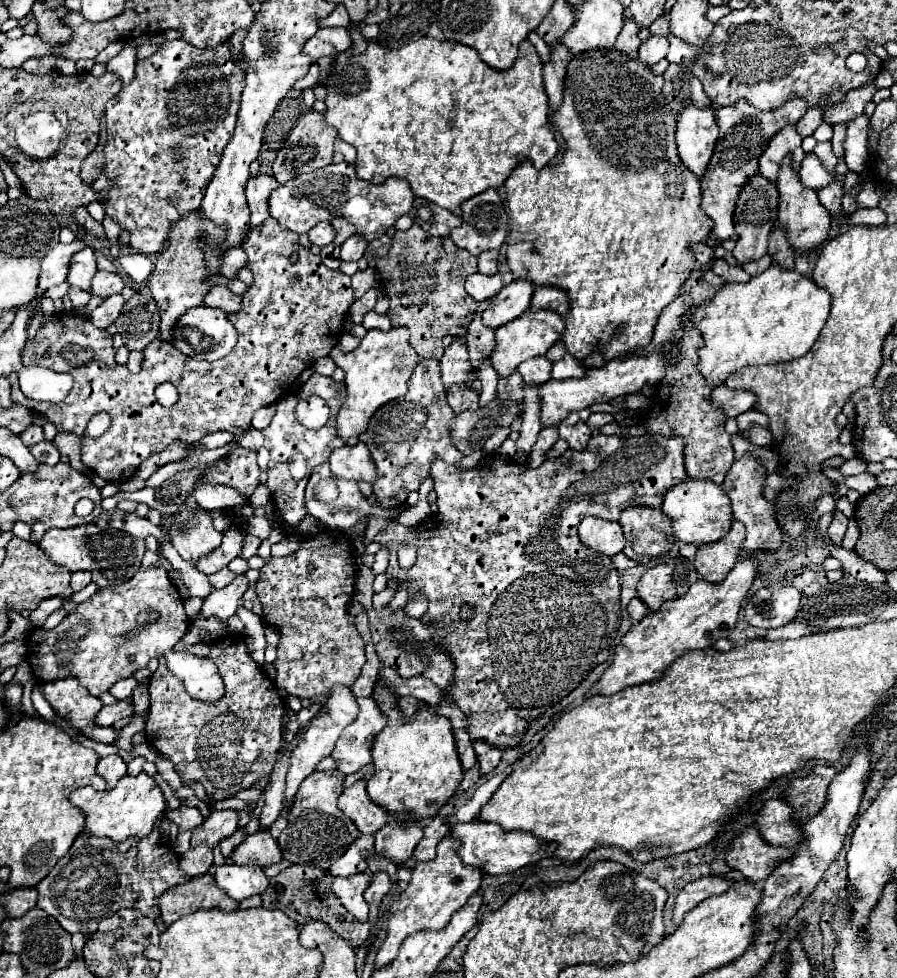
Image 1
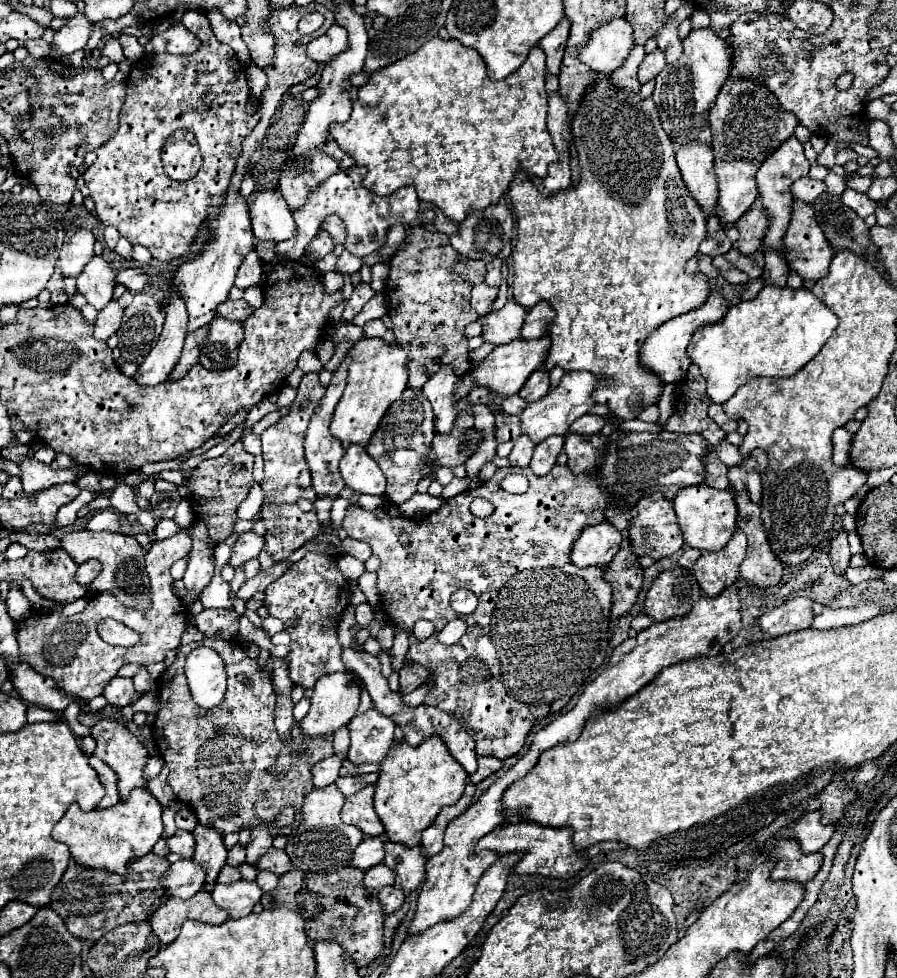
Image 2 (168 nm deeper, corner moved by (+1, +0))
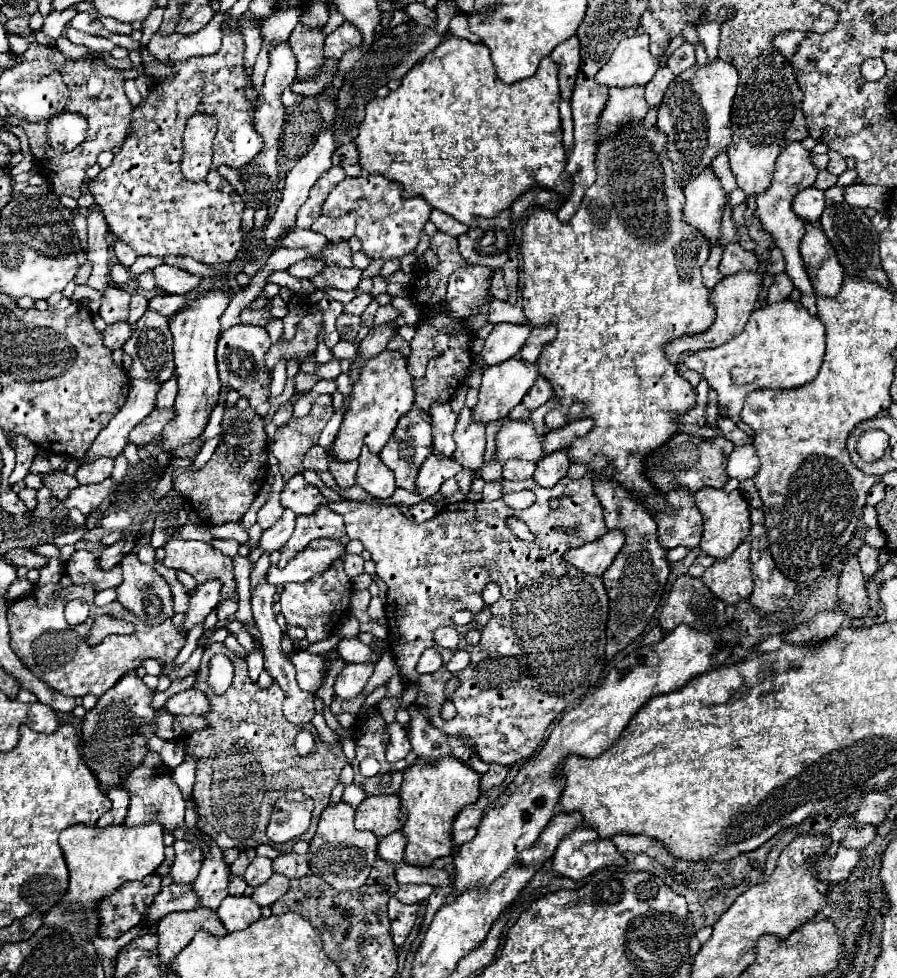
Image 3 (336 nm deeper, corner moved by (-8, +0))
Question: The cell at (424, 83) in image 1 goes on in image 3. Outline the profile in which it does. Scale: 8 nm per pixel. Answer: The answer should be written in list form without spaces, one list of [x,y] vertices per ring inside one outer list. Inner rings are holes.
[[[451,36],[421,58],[401,78],[397,90],[365,106],[365,118],[355,138],[359,164],[369,174],[381,174],[399,182],[405,198],[421,196],[431,208],[443,210],[461,224],[475,228],[477,216],[497,216],[501,210],[511,208],[513,200],[533,186],[557,190],[561,196],[567,194],[569,174],[565,170],[567,154],[561,136],[559,98],[557,64],[549,56],[541,60],[531,78],[505,84],[497,78],[485,44],[473,44]]]

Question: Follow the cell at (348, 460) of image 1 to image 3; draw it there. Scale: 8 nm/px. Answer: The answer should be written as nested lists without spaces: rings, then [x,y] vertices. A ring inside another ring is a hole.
[[[363,446],[357,470],[357,486],[361,486],[365,492],[369,492],[375,498],[389,498],[395,490],[395,478],[393,472],[381,462],[377,454],[371,454],[367,446]]]

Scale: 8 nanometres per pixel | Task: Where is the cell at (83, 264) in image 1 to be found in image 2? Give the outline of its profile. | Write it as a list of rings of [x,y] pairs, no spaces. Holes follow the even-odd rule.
[[[94,256],[92,262],[88,262],[88,266],[84,268],[84,272],[76,278],[78,292],[96,310],[102,310],[112,300],[114,286],[116,286],[114,276],[116,272],[110,268],[110,264],[104,258]]]

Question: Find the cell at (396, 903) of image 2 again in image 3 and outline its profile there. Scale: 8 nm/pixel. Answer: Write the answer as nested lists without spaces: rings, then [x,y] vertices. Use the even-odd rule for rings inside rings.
[[[397,896],[389,898],[389,918],[391,918],[391,936],[395,946],[401,946],[405,936],[411,932],[415,924],[415,916],[419,912],[419,906],[405,906],[403,902],[397,902]]]

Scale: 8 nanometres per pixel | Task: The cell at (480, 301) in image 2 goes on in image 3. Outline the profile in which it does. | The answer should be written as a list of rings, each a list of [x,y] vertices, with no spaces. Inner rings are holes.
[[[491,300],[491,308],[489,308],[489,322],[491,324],[499,324],[499,322],[527,322],[523,310],[519,306],[513,306],[505,300]]]

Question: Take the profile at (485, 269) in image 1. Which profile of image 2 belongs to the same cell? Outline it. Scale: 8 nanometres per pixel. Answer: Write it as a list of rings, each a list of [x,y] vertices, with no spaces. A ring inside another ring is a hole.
[[[496,260],[496,262],[490,262],[486,268],[488,268],[488,272],[486,272],[486,284],[488,286],[500,286],[500,280],[502,280],[502,276],[500,276],[500,266],[502,266],[502,262],[500,260]]]

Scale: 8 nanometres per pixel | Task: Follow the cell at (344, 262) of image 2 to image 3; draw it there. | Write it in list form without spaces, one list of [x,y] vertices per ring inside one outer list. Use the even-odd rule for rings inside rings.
[[[327,266],[317,274],[317,278],[311,278],[317,290],[327,290],[327,288],[341,288],[341,290],[355,290],[361,280],[361,270],[357,266],[351,268],[337,268],[337,266]]]

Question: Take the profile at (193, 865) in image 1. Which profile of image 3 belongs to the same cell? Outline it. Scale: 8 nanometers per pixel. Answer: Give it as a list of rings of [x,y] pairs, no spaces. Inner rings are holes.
[[[169,884],[161,888],[157,898],[153,900],[153,906],[147,910],[145,924],[153,924],[155,920],[163,918],[169,912],[193,910],[193,908],[197,908],[197,894],[193,894],[193,886]]]

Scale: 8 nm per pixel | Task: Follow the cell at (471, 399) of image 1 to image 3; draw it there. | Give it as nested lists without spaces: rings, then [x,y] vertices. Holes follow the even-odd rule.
[[[463,408],[459,412],[453,440],[457,444],[453,458],[461,462],[463,468],[479,470],[483,464],[483,452],[485,452],[485,424],[473,422],[473,414],[469,408]]]

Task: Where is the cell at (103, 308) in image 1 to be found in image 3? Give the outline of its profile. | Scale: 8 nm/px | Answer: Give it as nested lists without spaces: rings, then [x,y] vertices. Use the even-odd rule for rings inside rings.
[[[115,322],[115,326],[107,326],[103,332],[103,344],[109,350],[117,350],[123,348],[123,344],[129,340],[131,336],[131,326],[127,322]]]

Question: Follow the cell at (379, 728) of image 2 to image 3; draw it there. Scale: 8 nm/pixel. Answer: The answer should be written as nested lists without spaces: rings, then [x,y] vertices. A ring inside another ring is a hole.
[[[391,722],[391,724],[387,724],[387,734],[389,734],[387,762],[403,760],[411,750],[411,744],[407,740],[407,732],[403,730],[403,726],[399,722]]]

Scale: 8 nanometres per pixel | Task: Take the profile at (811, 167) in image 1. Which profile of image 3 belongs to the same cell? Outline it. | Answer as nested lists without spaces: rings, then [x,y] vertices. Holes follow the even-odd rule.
[[[815,186],[801,190],[801,194],[797,194],[793,200],[793,212],[809,222],[817,222],[823,208],[825,208],[825,192]]]

